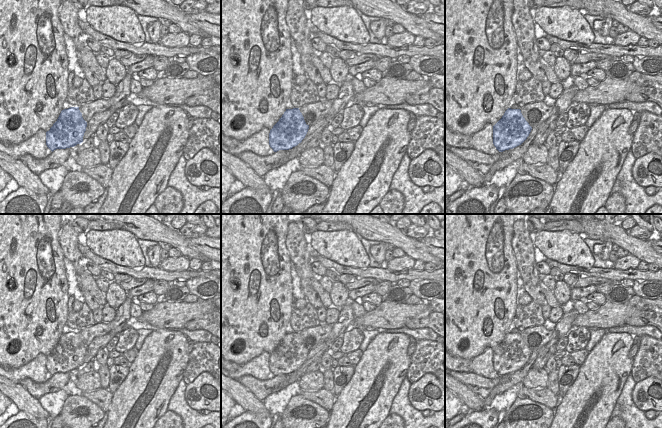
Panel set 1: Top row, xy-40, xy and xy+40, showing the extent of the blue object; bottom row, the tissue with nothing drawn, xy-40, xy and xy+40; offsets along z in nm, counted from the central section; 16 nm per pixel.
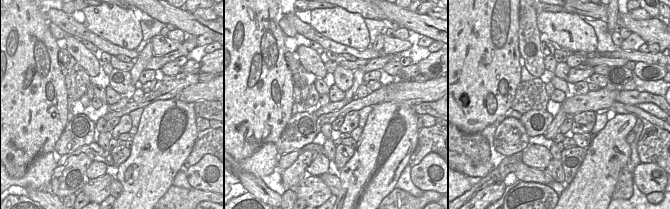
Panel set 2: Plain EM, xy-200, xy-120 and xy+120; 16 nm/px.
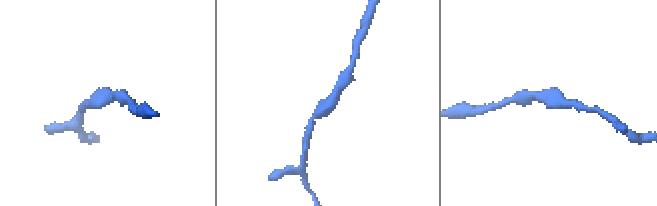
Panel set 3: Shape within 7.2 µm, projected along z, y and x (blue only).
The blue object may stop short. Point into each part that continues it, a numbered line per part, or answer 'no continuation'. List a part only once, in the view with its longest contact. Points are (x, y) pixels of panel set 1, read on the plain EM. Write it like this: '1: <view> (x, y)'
no continuation

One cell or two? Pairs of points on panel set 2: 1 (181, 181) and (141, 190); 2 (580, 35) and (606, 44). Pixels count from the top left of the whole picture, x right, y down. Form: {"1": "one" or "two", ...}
{"1": "two", "2": "two"}

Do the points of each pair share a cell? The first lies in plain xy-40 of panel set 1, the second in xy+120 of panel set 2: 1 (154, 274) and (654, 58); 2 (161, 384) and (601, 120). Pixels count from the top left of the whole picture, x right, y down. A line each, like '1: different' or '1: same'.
1: same
2: different

